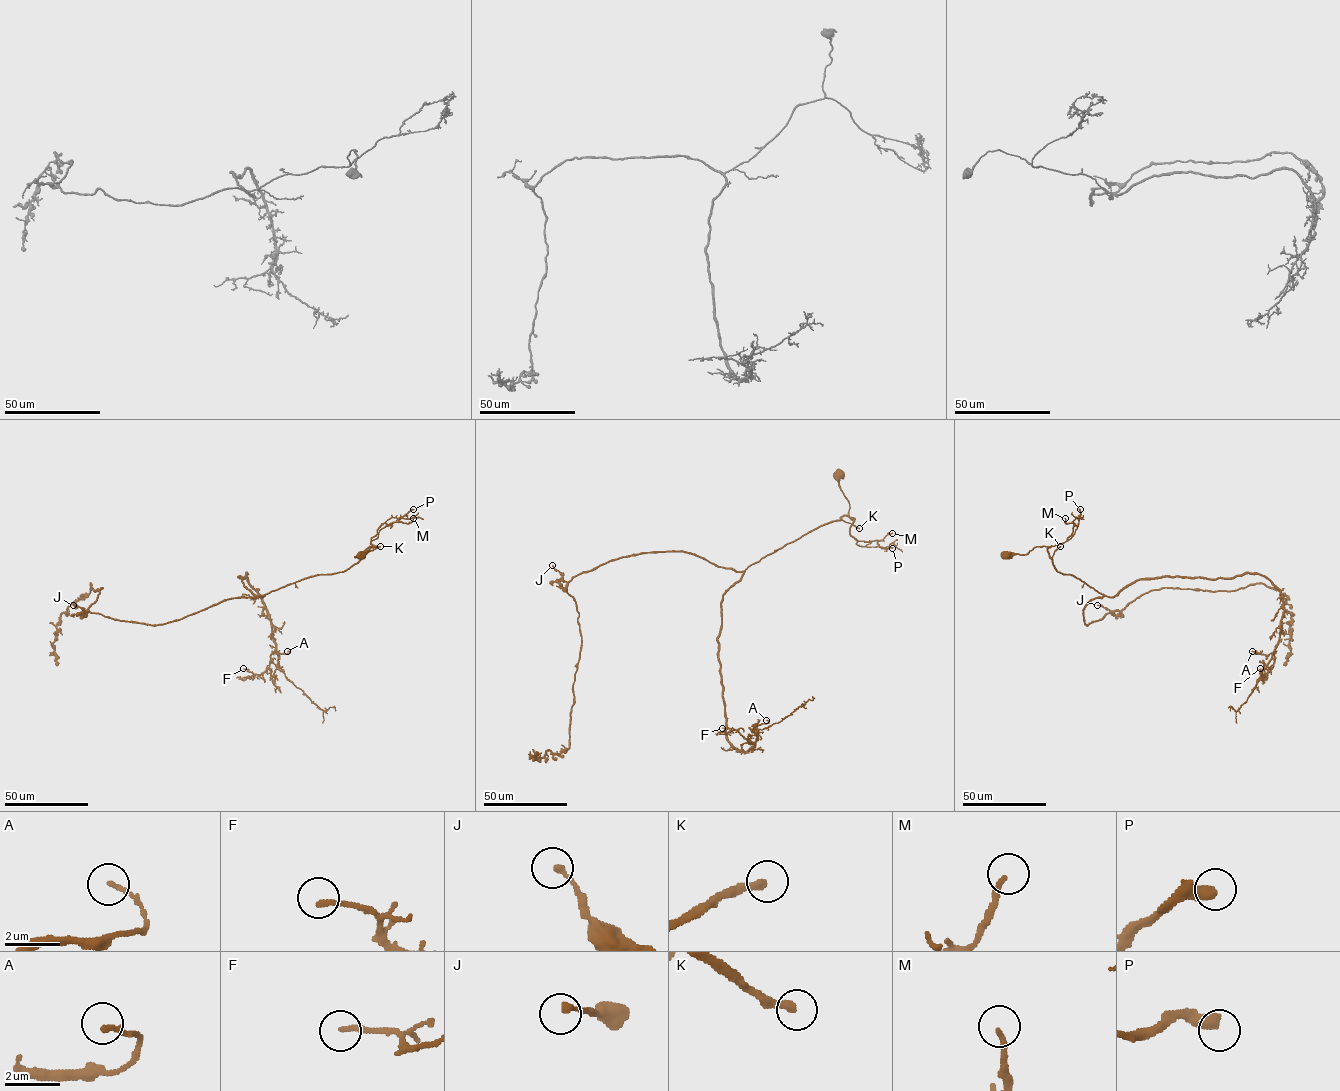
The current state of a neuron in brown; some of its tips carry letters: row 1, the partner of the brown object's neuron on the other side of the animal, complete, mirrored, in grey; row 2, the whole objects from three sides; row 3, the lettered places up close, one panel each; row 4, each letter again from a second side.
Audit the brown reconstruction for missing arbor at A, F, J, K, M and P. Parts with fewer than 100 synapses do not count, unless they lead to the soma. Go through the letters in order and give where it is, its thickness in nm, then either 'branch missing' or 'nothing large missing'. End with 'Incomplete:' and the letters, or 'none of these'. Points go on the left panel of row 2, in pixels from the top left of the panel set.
A: (287, 651) | 170 nm | nothing large missing
F: (243, 668) | 200 nm | nothing large missing
J: (73, 605) | 200 nm | nothing large missing
K: (380, 546) | 280 nm | branch missing
M: (413, 518) | 180 nm | nothing large missing
P: (413, 509) | 440 nm | nothing large missing
Incomplete: K

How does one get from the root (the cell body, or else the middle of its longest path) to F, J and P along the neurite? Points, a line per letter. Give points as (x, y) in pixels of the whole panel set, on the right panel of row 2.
F: (1006, 556), (1046, 546), (1058, 572), (1111, 597), (1142, 579), (1264, 575), (1283, 614), (1273, 667), (1260, 668)
J: (1006, 556), (1046, 546), (1058, 572), (1071, 574), (1103, 595), (1084, 607), (1086, 625), (1114, 611), (1097, 605)
P: (1006, 556), (1026, 554), (1036, 546), (1064, 543), (1072, 533), (1072, 522), (1080, 514), (1080, 509)

